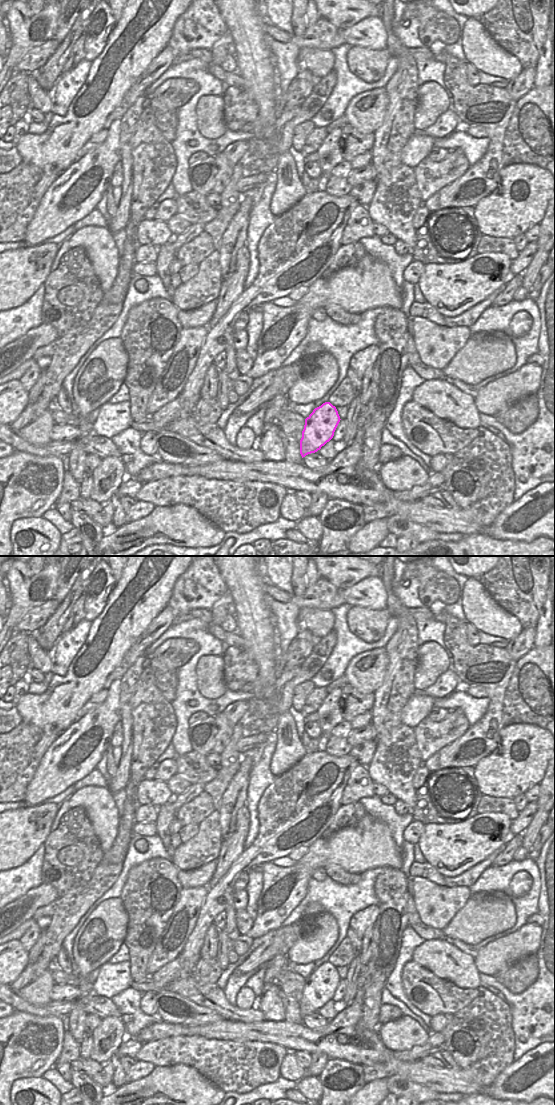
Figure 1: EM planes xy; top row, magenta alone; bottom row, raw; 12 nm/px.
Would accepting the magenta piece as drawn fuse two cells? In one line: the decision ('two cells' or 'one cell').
one cell

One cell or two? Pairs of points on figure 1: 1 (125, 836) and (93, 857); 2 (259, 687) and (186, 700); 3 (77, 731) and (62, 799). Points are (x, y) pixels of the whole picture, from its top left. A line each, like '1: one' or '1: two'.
1: two
2: two
3: two

